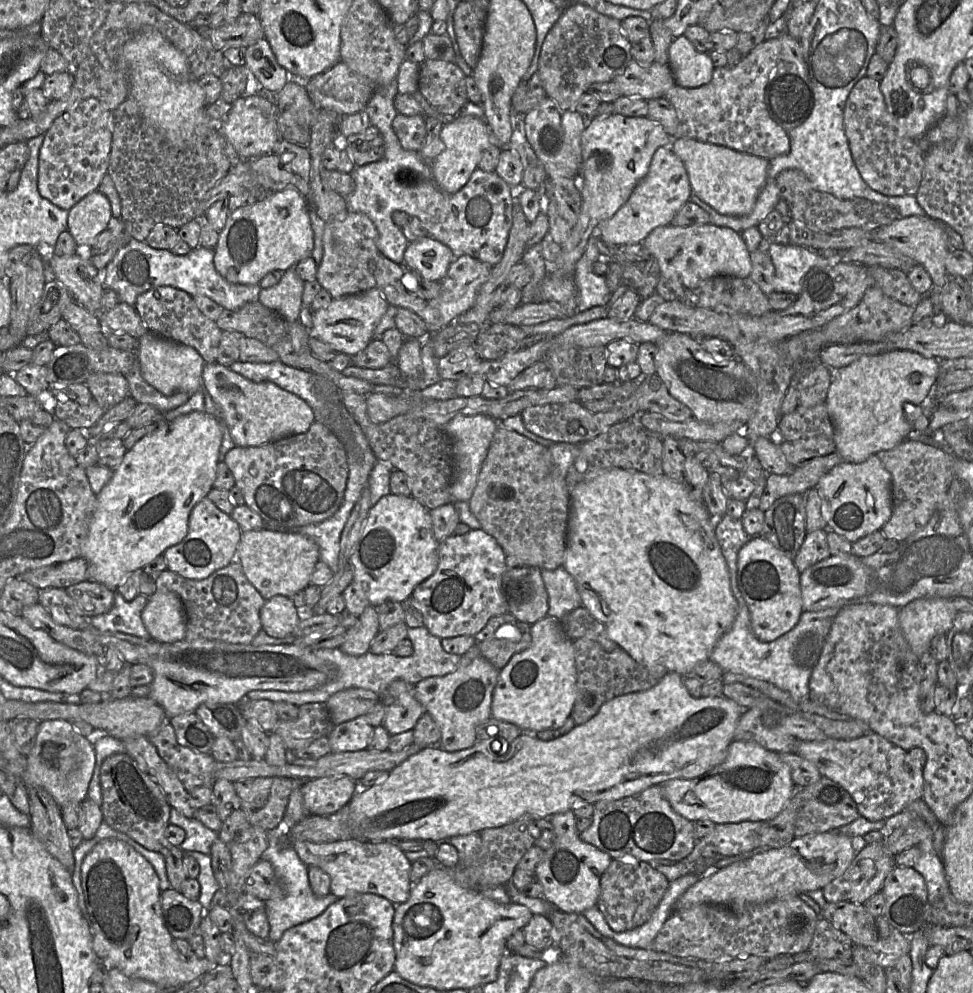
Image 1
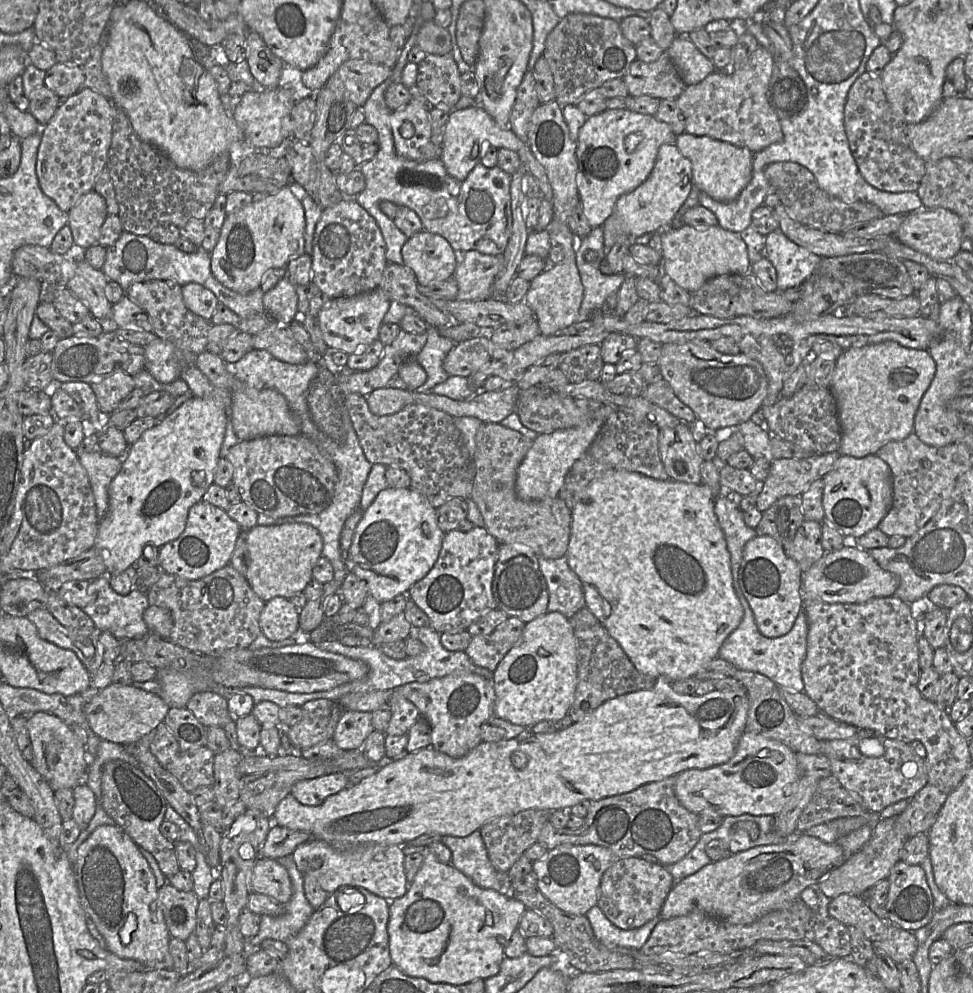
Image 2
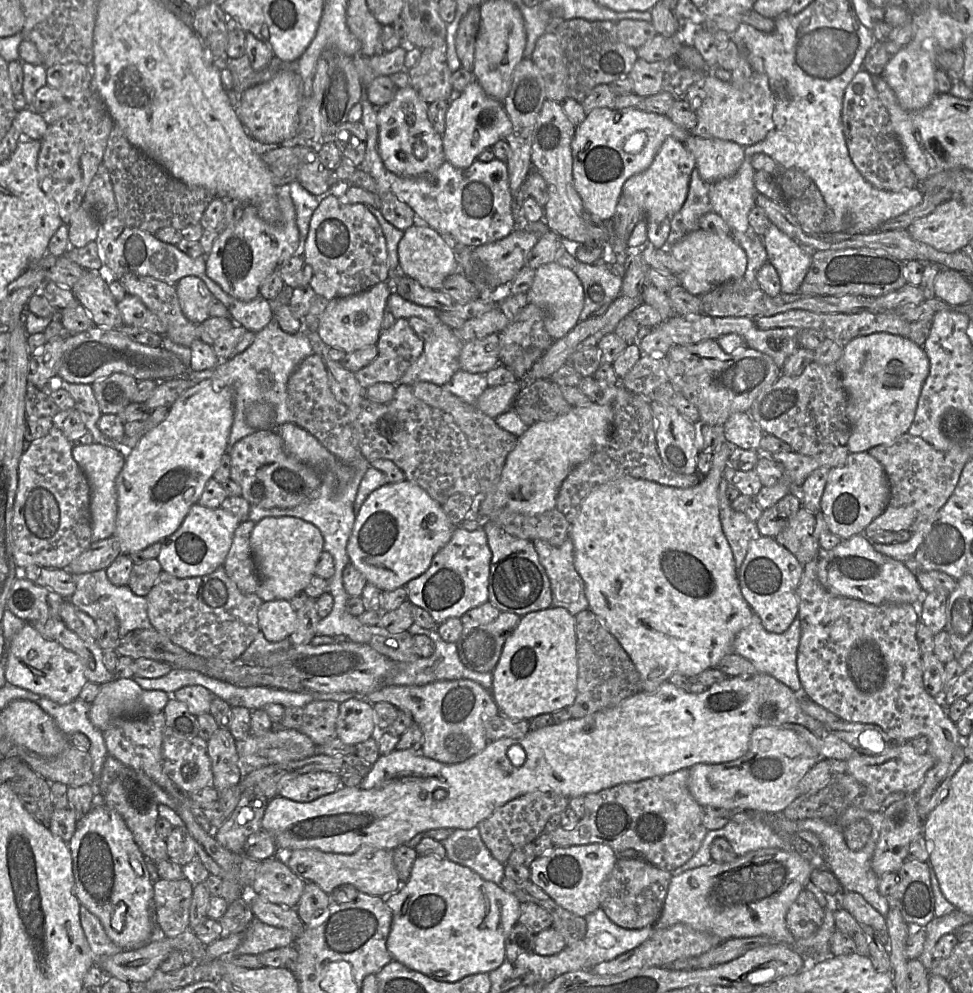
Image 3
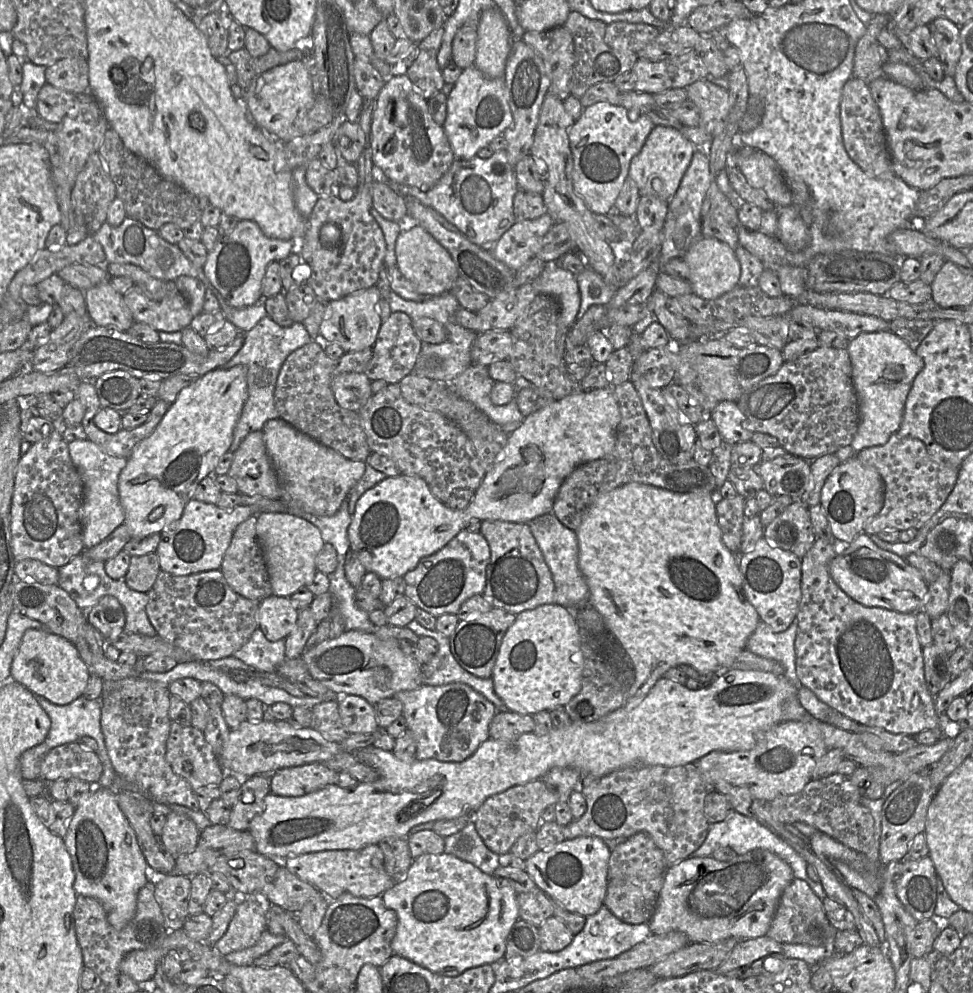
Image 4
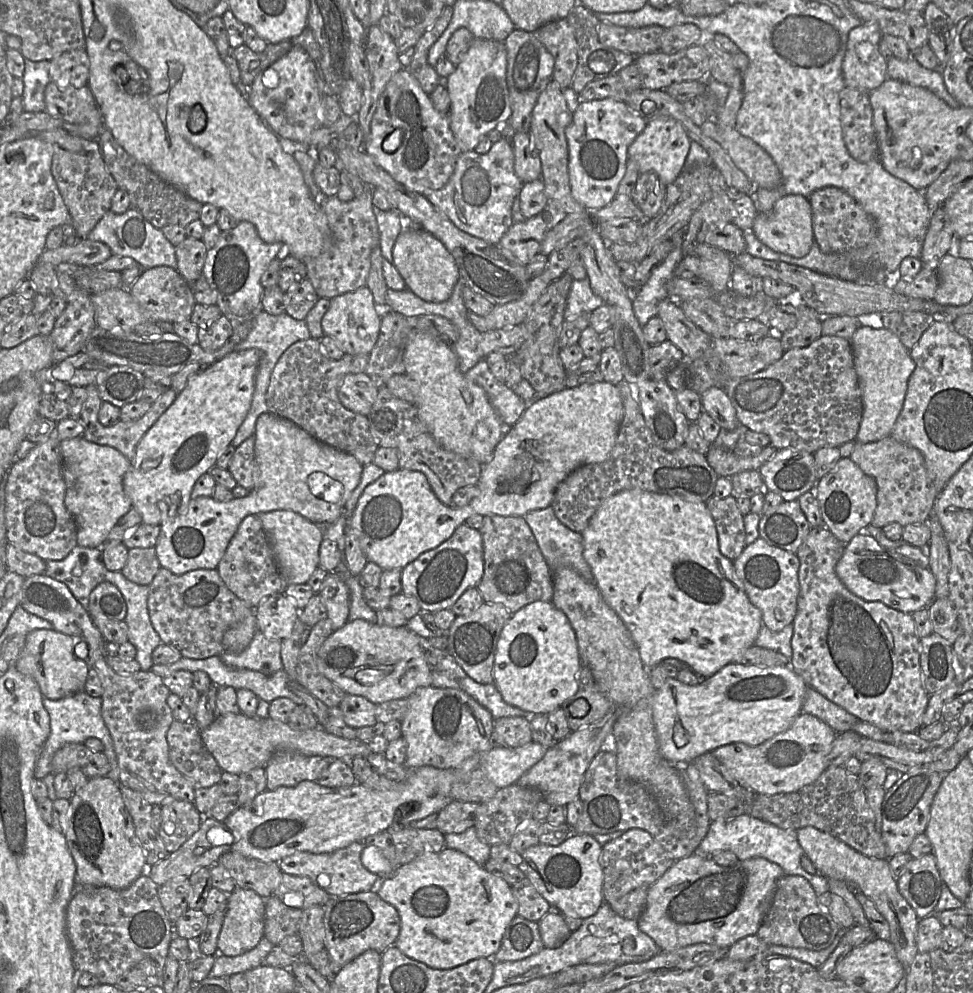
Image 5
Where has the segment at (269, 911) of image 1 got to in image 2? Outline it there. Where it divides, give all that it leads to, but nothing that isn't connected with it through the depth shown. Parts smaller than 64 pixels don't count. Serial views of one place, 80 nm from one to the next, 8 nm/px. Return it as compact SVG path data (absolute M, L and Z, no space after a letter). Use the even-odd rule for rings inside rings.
M291 855L277 859L288 871L292 883L292 896L284 904L285 912L276 917L261 915L259 931L255 936L245 938L244 955L249 956L260 949L265 939L286 942L296 935L316 911L304 892L304 875L298 870Z

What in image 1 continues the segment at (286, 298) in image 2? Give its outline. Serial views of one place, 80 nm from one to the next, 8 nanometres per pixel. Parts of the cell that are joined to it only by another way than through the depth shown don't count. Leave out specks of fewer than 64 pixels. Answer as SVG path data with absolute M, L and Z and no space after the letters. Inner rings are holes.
M295 266L283 272L276 285L261 289L259 293L259 302L277 312L288 323L299 319L302 306L304 281L297 274Z

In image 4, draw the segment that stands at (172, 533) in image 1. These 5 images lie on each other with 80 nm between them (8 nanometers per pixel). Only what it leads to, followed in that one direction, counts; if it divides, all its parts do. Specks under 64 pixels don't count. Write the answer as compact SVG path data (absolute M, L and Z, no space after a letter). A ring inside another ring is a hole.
M236 365L228 369L220 367L211 370L200 376L194 383L180 391L176 400L170 405L168 411L163 416L159 424L155 427L155 429L151 432L151 434L135 446L126 463L126 466L119 475L119 498L125 514L124 524L128 528L130 538L141 539L155 533L160 533L165 526L180 519L186 504L191 498L194 498L194 491L199 482L208 475L214 475L214 469L218 461L223 456L223 454L229 450L229 447L233 441L234 428L239 420L247 397L247 367L244 365Z

